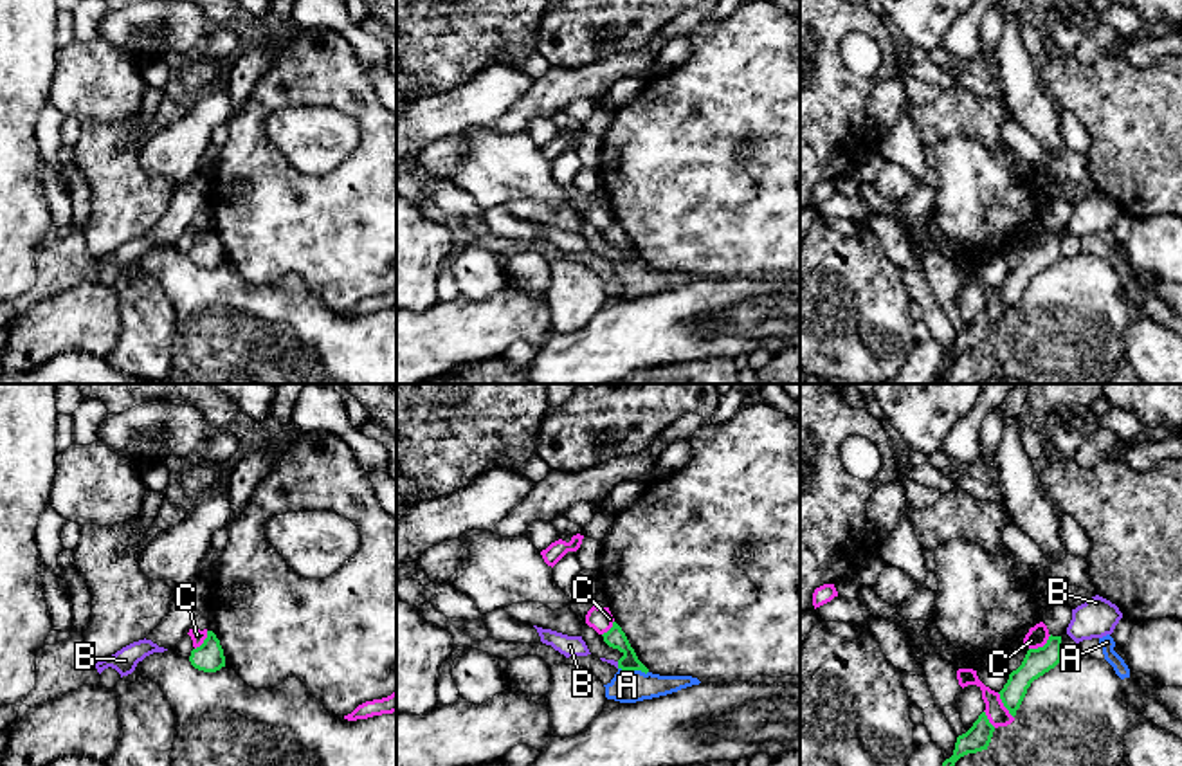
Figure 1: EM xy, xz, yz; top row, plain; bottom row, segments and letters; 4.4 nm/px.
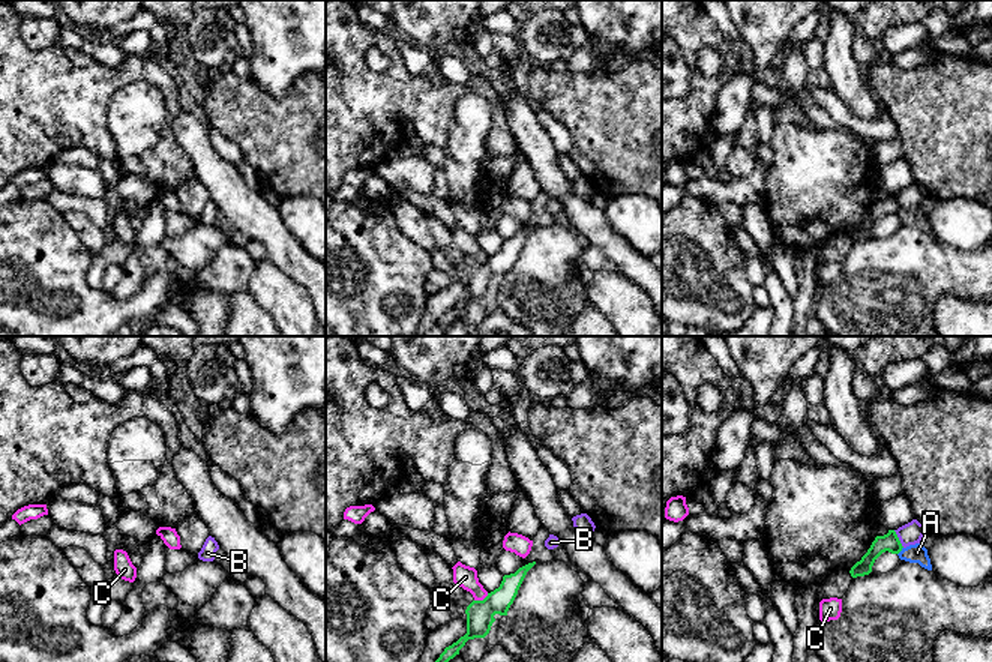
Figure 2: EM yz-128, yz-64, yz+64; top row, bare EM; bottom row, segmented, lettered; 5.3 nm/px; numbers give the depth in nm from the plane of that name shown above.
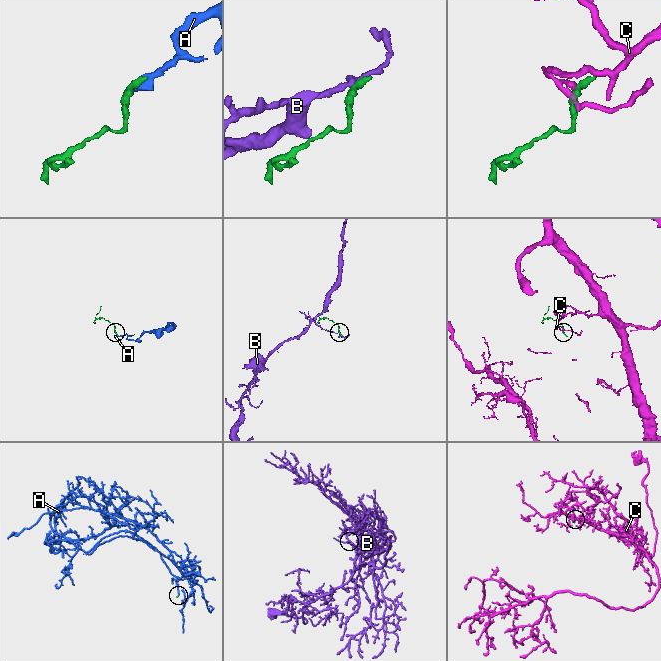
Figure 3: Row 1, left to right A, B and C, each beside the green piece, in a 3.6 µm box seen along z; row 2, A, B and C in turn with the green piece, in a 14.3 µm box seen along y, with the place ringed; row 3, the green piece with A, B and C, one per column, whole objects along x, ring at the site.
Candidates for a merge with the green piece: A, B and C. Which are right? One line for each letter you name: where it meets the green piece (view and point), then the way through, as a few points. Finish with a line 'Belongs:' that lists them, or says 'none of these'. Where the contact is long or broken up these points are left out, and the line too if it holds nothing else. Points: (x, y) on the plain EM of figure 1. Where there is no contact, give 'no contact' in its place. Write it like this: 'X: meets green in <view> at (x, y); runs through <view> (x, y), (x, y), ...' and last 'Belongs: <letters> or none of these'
A: meets green in xz at (633, 265); runs through xz (615, 233), (629, 249), (633, 265), (633, 276), (627, 282)
Belongs: A

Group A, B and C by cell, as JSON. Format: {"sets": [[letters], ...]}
{"sets": [["A"], ["B"], ["C"]]}

